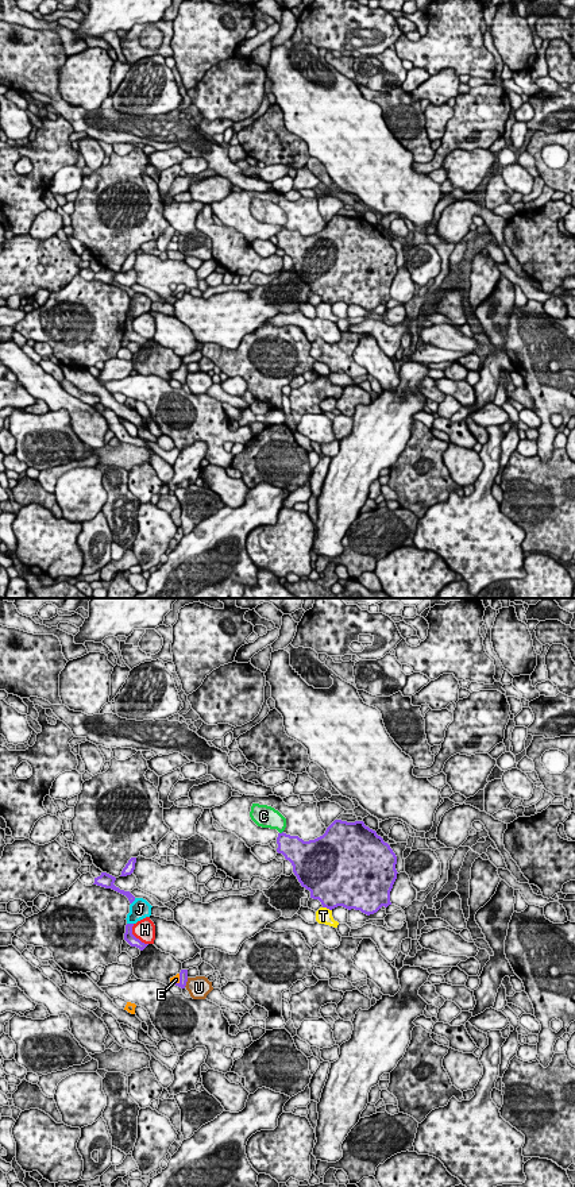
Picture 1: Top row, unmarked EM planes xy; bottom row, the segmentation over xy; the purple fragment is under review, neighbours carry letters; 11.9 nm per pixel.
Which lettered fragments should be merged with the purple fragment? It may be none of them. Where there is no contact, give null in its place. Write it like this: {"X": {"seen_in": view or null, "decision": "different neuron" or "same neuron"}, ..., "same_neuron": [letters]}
{"C": {"seen_in": "xy", "decision": "different neuron"}, "E": {"seen_in": "xy", "decision": "same neuron"}, "H": {"seen_in": "xy", "decision": "different neuron"}, "J": {"seen_in": "xy", "decision": "different neuron"}, "T": {"seen_in": "xy", "decision": "different neuron"}, "U": {"seen_in": "xy", "decision": "different neuron"}, "same_neuron": ["E"]}

